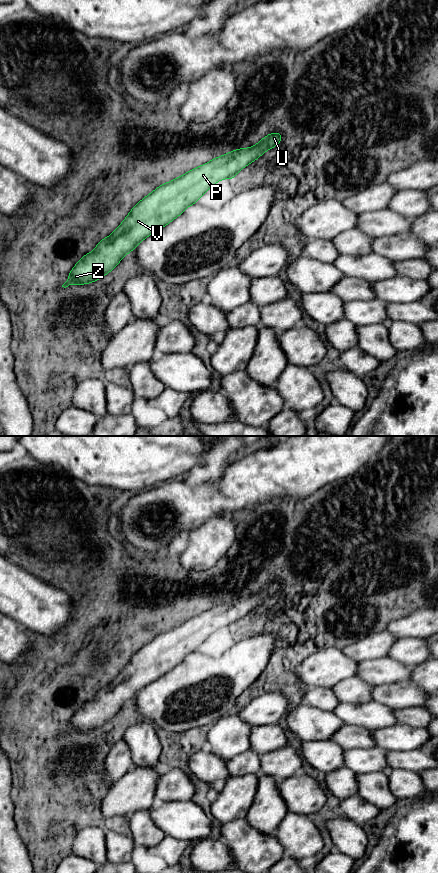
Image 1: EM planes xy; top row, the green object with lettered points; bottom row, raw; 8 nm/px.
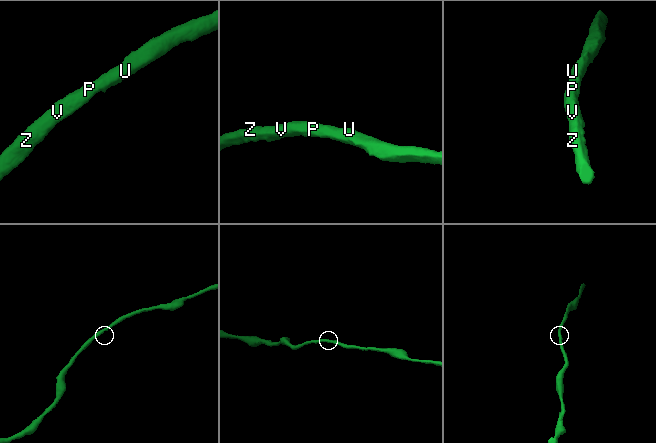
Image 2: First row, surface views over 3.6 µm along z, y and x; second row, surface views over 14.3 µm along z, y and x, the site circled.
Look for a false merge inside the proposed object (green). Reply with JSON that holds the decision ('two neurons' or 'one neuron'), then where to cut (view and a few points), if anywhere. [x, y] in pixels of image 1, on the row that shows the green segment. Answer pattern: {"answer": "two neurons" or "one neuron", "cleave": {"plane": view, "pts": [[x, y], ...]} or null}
{"answer": "one neuron", "cleave": null}

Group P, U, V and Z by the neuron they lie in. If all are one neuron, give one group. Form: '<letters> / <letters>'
P U V Z

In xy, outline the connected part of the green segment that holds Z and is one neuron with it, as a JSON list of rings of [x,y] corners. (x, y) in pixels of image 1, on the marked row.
[[[272,132],[251,148],[233,150],[157,187],[132,208],[110,236],[102,239],[92,252],[81,257],[69,272],[69,279],[62,287],[66,288],[70,284],[84,285],[104,277],[141,241],[181,215],[187,207],[195,204],[211,186],[224,178],[232,180],[241,169],[257,160],[266,150],[274,148],[282,139],[283,136],[279,132]]]

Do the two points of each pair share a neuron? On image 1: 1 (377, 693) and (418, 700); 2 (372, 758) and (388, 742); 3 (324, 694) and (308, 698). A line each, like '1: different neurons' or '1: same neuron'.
1: same neuron
2: different neurons
3: same neuron

